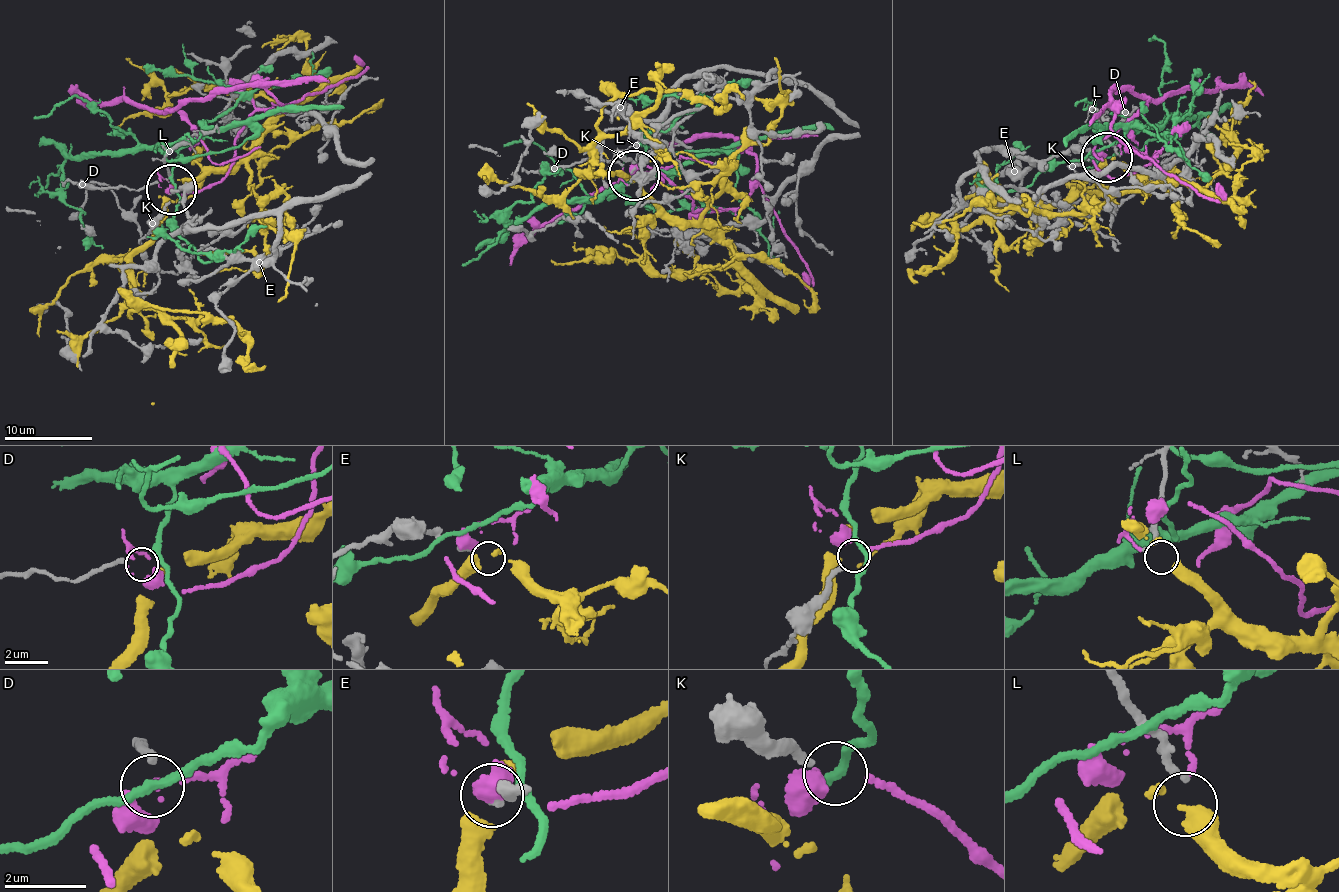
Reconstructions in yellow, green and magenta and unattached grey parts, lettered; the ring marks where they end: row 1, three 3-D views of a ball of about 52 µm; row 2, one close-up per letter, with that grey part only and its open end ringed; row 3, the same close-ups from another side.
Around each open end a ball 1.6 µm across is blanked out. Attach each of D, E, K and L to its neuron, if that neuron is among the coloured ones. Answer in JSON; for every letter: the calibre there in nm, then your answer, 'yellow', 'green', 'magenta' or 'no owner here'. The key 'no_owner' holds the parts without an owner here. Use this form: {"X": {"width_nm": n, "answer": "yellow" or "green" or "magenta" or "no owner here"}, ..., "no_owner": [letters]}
{"D": {"width_nm": 190, "answer": "green"}, "E": {"width_nm": 190, "answer": "no owner here"}, "K": {"width_nm": 200, "answer": "magenta"}, "L": {"width_nm": 240, "answer": "no owner here"}, "no_owner": ["E", "L"]}

